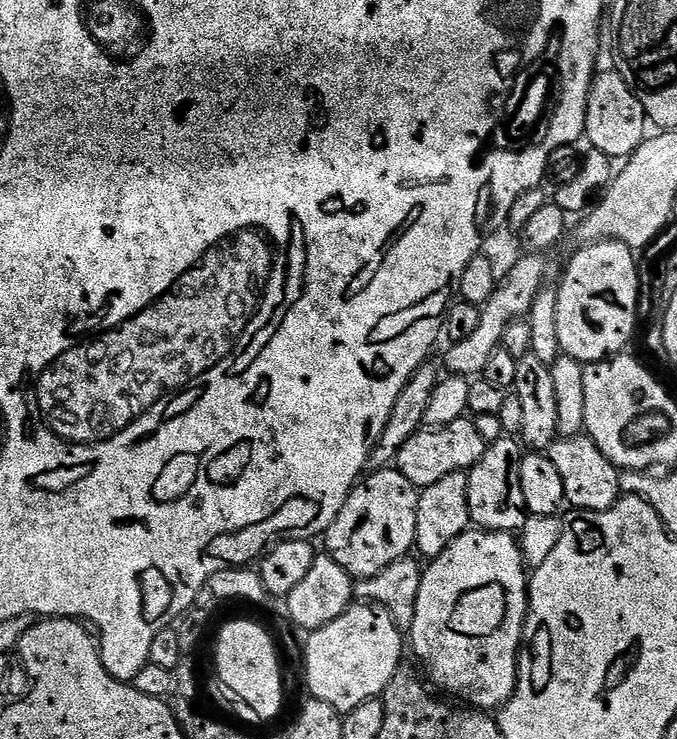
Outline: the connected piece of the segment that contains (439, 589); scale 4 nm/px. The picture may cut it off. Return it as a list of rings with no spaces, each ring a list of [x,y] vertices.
[[[469,530],[429,564],[432,565],[424,568],[422,586],[418,590],[418,610],[414,610],[410,629],[411,651],[412,648],[416,651],[417,658],[428,671],[427,679],[437,689],[440,687],[441,693],[449,692],[444,694],[457,696],[452,698],[476,710],[499,710],[516,689],[524,623],[528,617],[530,572],[524,562],[520,541],[506,532]]]

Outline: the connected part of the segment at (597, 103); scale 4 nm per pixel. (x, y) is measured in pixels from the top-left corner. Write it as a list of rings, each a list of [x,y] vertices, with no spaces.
[[[601,71],[593,79],[592,89],[588,92],[588,109],[586,110],[586,140],[592,143],[595,151],[610,158],[627,158],[638,150],[638,146],[650,132],[650,121],[644,113],[642,102],[636,97],[635,90],[620,77],[619,72]]]

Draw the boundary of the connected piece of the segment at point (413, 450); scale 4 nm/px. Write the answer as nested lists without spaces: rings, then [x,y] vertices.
[[[472,418],[450,422],[450,426],[442,428],[425,426],[414,434],[414,438],[410,438],[410,442],[406,442],[406,446],[402,446],[394,464],[414,487],[423,490],[434,486],[434,482],[442,482],[442,478],[450,478],[450,474],[471,472],[478,462],[482,462],[482,454],[486,454],[489,443],[482,438]]]

